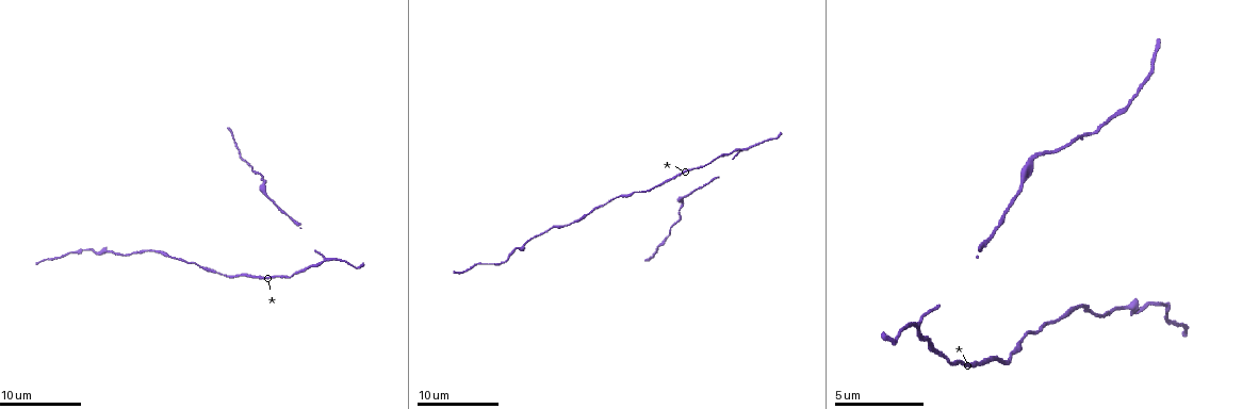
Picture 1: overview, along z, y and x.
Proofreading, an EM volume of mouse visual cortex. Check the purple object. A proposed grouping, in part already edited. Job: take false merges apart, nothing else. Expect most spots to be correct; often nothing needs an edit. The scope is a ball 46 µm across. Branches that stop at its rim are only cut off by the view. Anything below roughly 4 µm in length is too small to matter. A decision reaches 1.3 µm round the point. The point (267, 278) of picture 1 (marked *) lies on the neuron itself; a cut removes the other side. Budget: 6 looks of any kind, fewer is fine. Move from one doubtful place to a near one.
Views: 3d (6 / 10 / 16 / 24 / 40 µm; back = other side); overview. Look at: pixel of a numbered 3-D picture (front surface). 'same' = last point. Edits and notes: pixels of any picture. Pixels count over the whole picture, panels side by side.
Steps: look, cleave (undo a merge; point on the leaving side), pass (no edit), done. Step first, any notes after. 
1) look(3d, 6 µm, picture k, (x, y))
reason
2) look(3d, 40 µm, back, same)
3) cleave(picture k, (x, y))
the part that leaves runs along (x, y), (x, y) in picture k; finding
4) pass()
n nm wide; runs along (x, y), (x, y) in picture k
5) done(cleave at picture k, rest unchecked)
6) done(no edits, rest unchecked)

look(3d, 6 µm, picture 1, (635, 193))
calibre changes

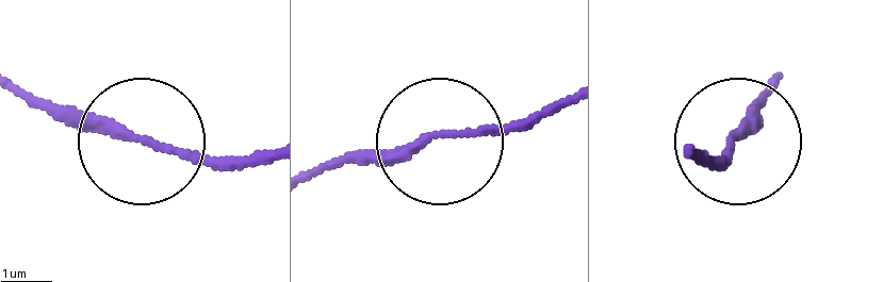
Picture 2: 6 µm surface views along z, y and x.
look(3d, 6 µm, back, picture 2, (740, 134))

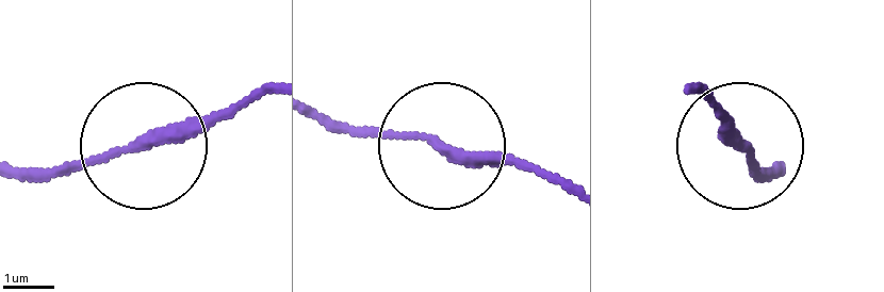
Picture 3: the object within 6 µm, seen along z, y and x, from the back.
pass()
180 nm wide; runs along (776, 172), (734, 146), (708, 95) in picture 3; continuous, no second neuron

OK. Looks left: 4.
look(3d, 10 µm, picture 1, (682, 205))
sudden change in width

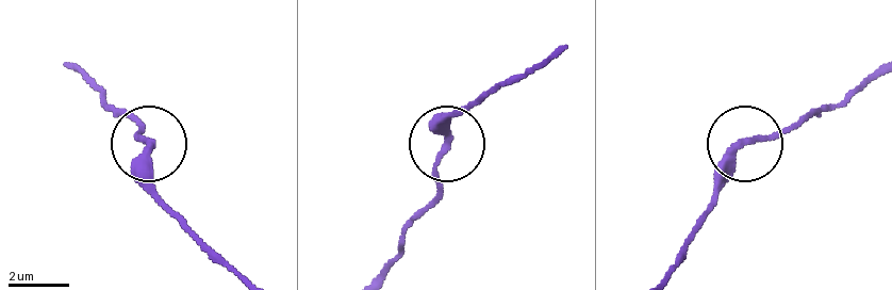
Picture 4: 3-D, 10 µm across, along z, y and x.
pass()
continuous, no second neuron

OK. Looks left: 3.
look(3d, 10 µm, picture 1, (327, 257))
branch point

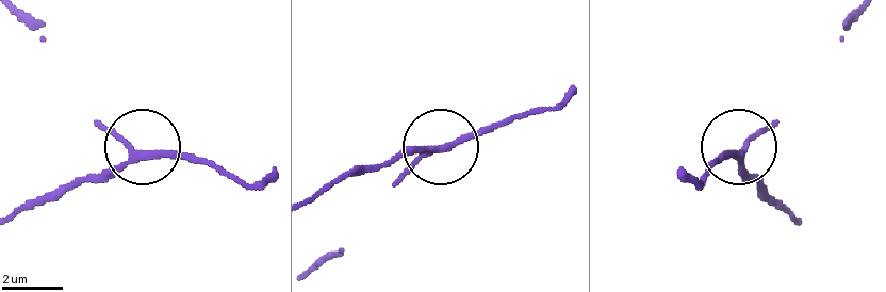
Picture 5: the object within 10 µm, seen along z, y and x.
look(3d, 10 µm, back, picture 5, (433, 151))

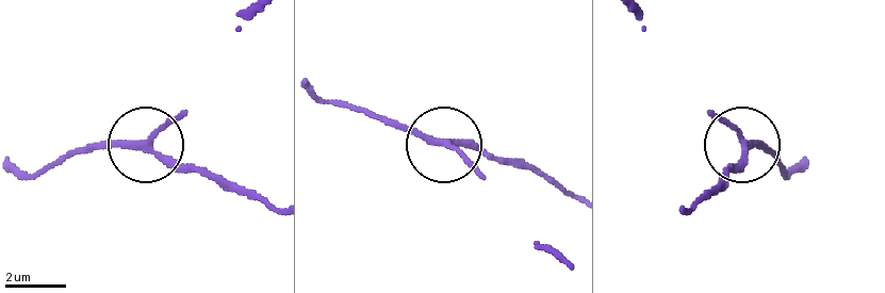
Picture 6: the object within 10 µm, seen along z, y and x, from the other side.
pass()
runs along (276, 208), (138, 146), (80, 146) in picture 6; all the same neuron

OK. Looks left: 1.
done(no edits, rest unchecked)

